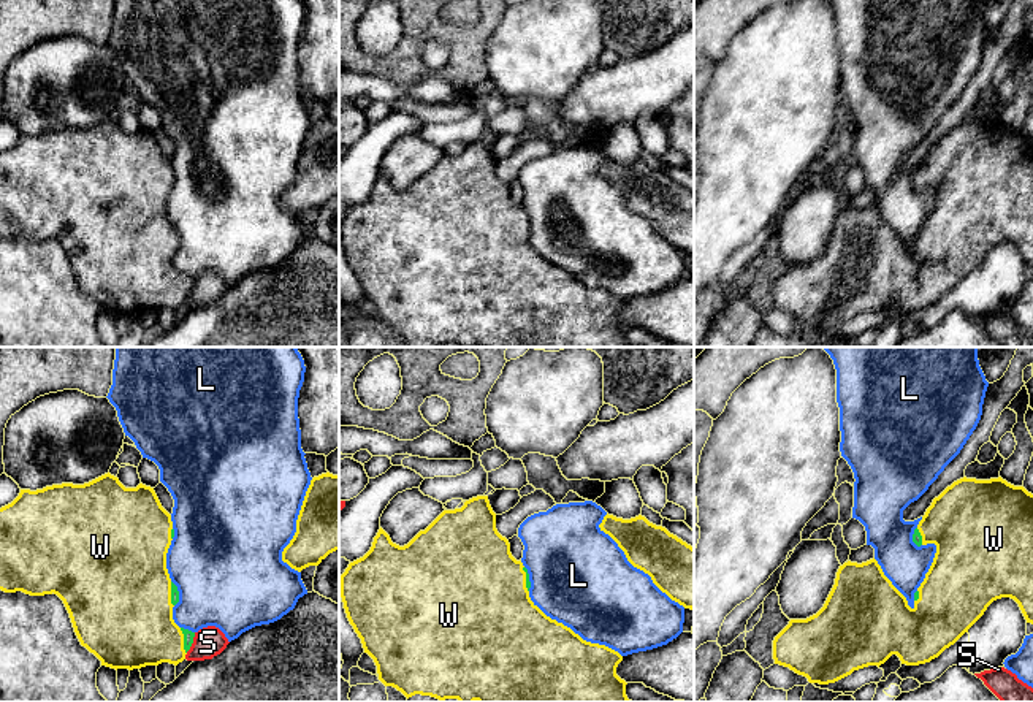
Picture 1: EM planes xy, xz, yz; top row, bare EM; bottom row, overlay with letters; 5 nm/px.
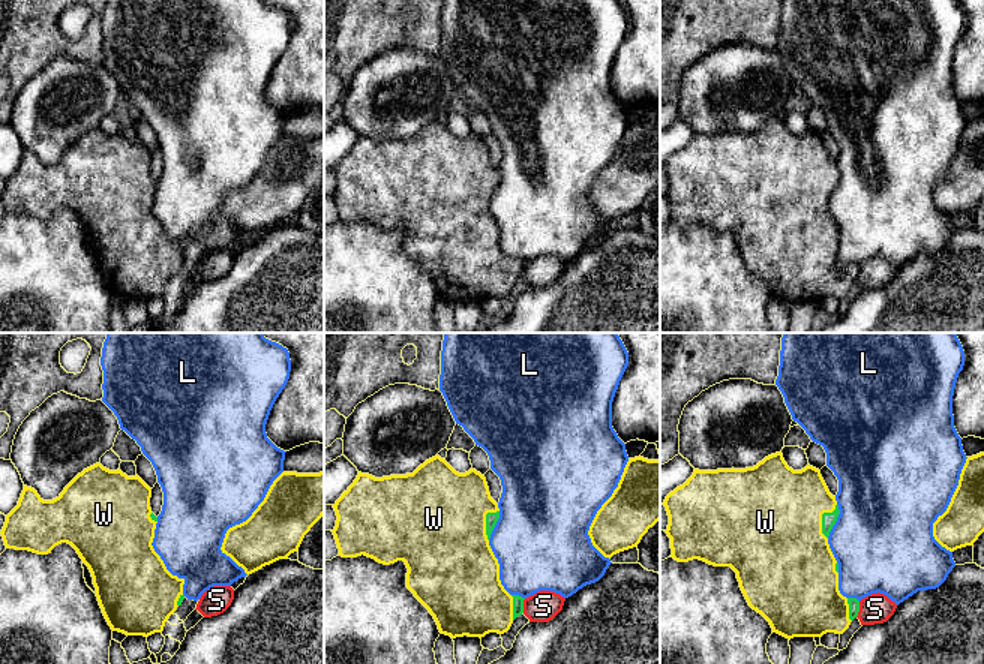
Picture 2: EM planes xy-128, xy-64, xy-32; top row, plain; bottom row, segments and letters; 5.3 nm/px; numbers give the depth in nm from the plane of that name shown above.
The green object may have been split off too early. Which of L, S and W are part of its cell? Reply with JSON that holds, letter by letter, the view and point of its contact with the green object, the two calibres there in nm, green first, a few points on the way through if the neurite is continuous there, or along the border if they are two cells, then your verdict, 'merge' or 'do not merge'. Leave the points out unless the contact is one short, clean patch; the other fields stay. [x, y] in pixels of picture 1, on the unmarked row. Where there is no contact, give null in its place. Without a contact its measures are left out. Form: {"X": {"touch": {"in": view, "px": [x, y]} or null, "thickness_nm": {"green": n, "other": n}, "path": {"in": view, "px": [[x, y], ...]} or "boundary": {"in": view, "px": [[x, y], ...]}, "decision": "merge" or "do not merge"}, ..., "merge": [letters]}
{"L": {"touch": {"in": "xy", "px": [187, 274]}, "thickness_nm": {"green": 50, "other": 360}, "decision": "do not merge"}, "S": {"touch": {"in": "xy", "px": [192, 287]}, "thickness_nm": {"green": 50, "other": 160}, "boundary": {"in": "xy", "px": [[195, 278], [194, 287], [186, 297]]}, "decision": "do not merge"}, "W": {"touch": {"in": "xy", "px": [184, 286]}, "thickness_nm": {"green": 50, "other": 380}, "decision": "merge"}, "merge": ["W"]}

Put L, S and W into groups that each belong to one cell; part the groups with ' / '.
L / S / W

